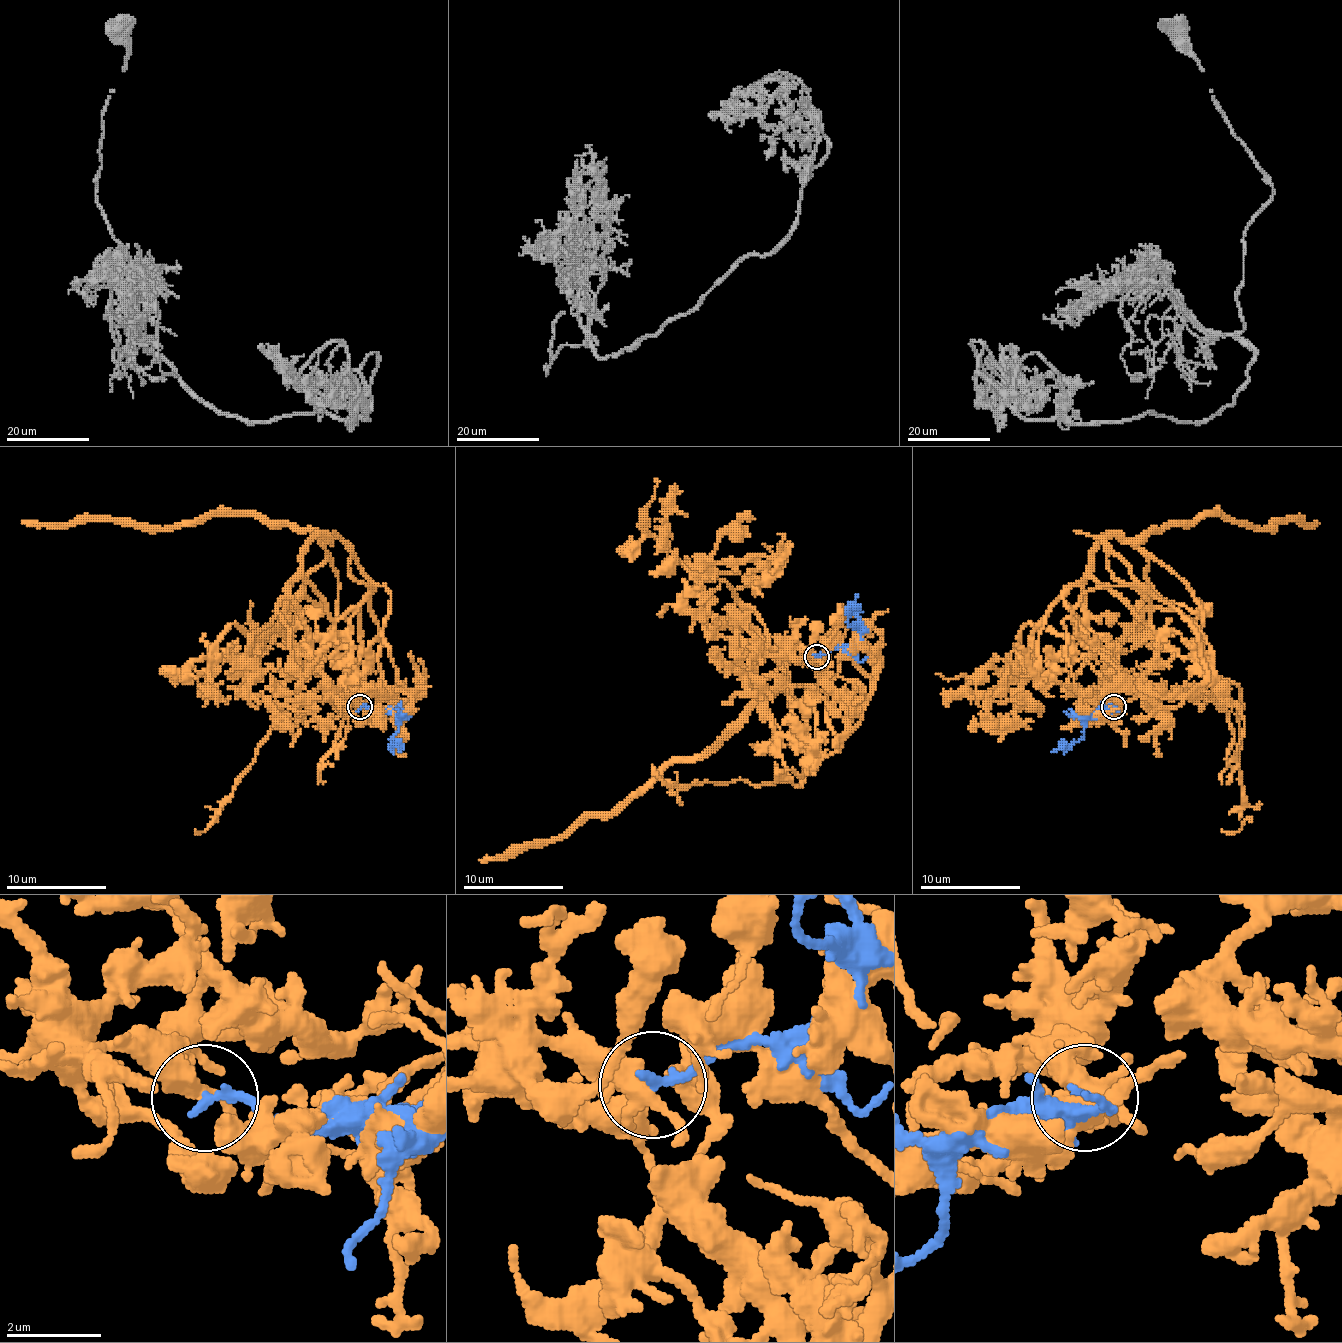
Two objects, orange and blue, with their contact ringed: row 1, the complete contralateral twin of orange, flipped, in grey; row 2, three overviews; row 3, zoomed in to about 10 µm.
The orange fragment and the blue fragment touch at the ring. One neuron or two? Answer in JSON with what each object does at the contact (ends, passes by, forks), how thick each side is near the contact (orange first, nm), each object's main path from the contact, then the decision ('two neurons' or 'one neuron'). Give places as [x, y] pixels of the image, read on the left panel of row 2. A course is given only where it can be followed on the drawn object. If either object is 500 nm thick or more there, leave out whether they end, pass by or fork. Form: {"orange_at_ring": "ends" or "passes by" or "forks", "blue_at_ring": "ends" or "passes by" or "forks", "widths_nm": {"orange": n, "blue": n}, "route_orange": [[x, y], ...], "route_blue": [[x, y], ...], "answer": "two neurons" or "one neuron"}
{"orange_at_ring": "forks", "blue_at_ring": "ends", "widths_nm": {"orange": 280, "blue": 220}, "route_orange": [[361, 706], [338, 696], [280, 626], [300, 553], [325, 538], [315, 531], [253, 516], [155, 528], [22, 521]], "route_blue": [[361, 706], [381, 714], [401, 711], [398, 731], [391, 741], [401, 751]], "answer": "two neurons"}

